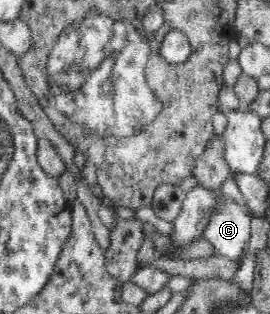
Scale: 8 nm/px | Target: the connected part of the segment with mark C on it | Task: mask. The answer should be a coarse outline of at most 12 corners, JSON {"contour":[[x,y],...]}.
{"contour":[[213,194],[201,238],[241,260],[251,236],[248,210]]}

